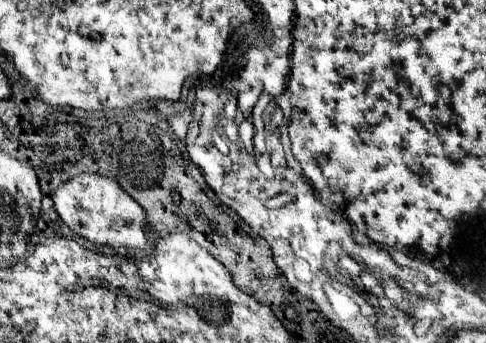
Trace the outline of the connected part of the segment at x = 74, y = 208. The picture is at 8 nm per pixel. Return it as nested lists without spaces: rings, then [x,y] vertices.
[[[81,174],[61,184],[57,192],[53,192],[53,202],[57,214],[73,232],[97,246],[140,252],[147,244],[145,210],[113,178],[105,178],[99,174]]]

